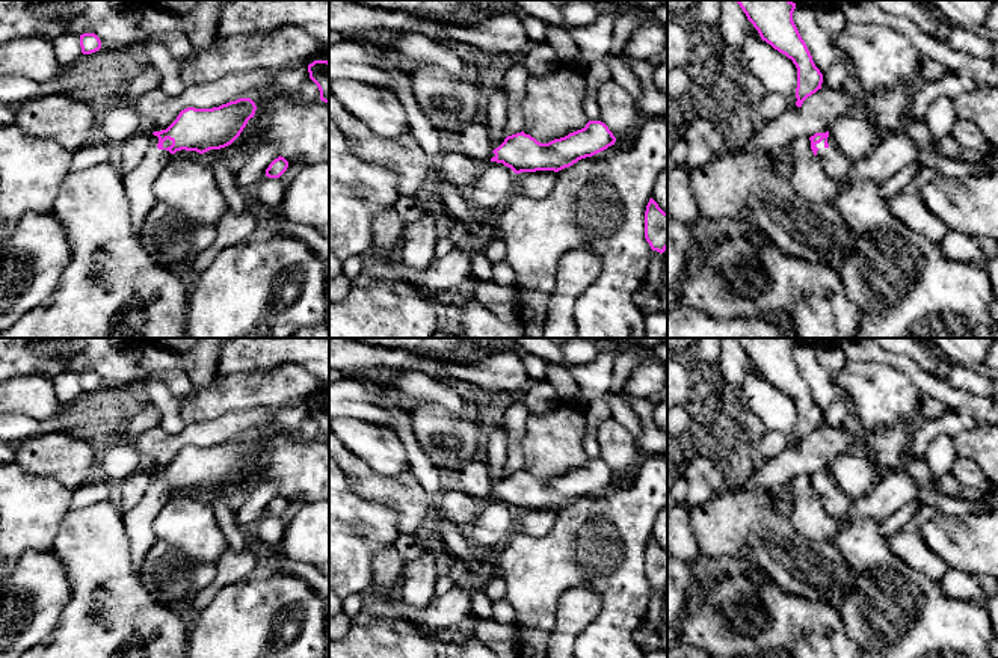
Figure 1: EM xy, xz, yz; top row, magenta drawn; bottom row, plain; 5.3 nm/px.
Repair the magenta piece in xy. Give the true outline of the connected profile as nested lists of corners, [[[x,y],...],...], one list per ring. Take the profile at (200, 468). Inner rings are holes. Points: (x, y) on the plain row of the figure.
[[[239,436],[213,447],[187,445],[162,469],[154,469],[140,503],[122,515],[131,563],[139,577],[142,561],[157,543],[152,524],[177,489],[204,492],[231,483],[257,448],[251,436]]]

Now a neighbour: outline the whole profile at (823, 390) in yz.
[[[796,343],[793,359],[805,379],[815,404],[824,414],[836,400],[836,385],[829,371],[818,362],[815,347]]]

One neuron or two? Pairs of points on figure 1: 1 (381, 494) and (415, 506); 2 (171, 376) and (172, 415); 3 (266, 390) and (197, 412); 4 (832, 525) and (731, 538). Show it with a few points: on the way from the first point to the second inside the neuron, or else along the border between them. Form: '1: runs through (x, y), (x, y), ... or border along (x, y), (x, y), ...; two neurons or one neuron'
1: runs through (390, 494), (403, 494), (406, 497); one neuron
2: border along (160, 372), (165, 385), (178, 399); two neurons
3: runs through (249, 391), (230, 393), (213, 400); one neuron
4: border along (787, 510), (791, 525), (802, 536), (826, 541); two neurons

